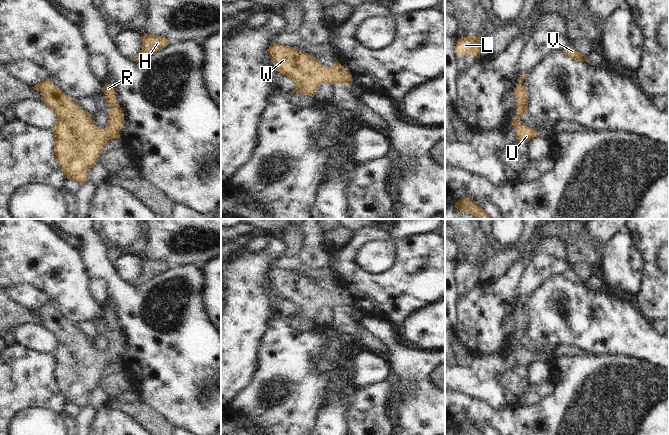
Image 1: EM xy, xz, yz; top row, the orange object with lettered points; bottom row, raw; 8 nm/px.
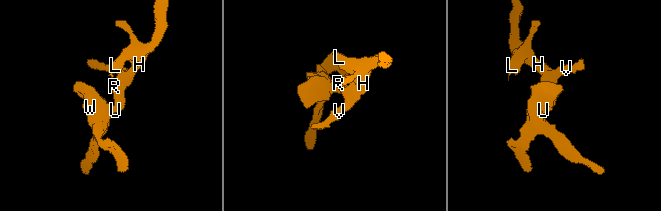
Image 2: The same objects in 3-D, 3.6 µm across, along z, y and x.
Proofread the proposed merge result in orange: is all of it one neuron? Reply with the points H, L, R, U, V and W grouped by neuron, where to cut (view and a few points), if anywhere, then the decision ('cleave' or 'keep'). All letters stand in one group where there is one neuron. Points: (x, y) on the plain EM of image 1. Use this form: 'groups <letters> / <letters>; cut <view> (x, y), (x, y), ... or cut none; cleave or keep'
groups H L R U V W; cut none; keep

